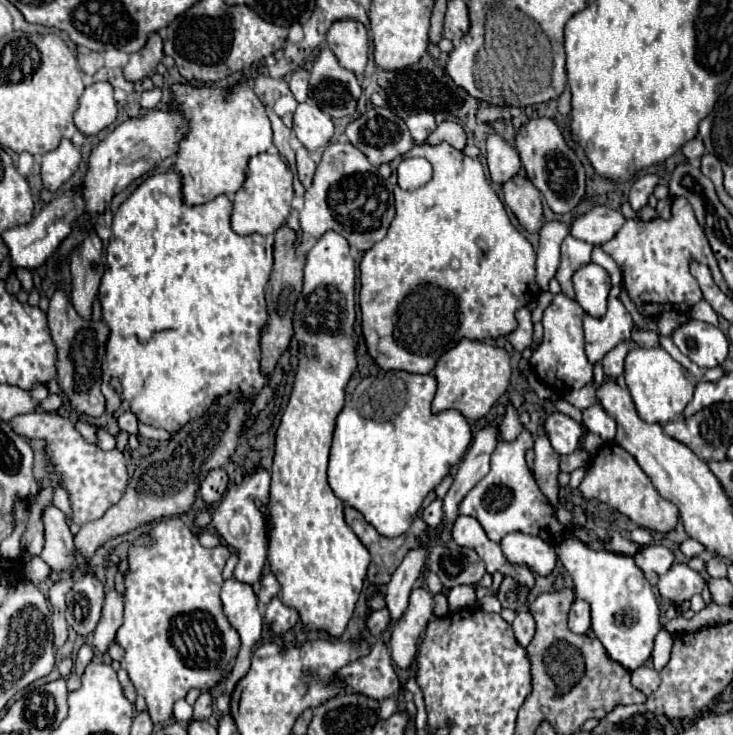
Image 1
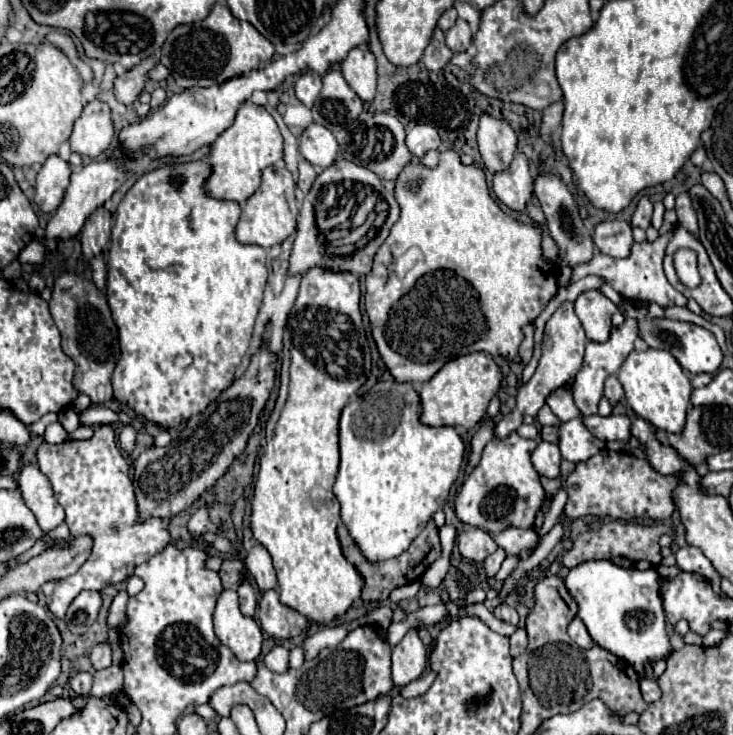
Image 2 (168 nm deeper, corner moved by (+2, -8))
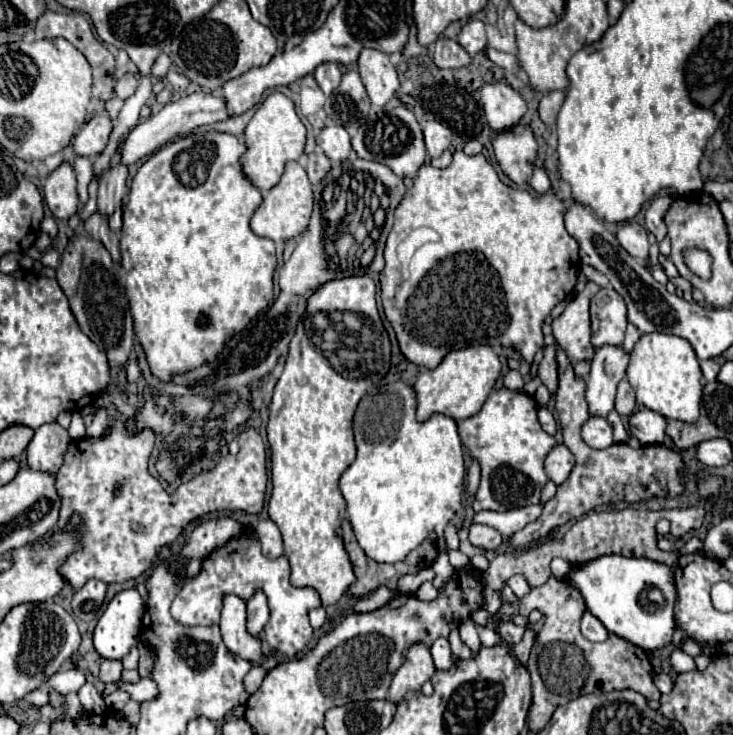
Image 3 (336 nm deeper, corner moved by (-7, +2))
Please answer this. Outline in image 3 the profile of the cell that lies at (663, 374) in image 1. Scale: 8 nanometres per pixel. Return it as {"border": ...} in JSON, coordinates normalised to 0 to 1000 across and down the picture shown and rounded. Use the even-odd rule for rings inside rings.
{"border":[[[909,453],[876,456],[859,480],[854,510],[868,532],[868,546],[879,554],[906,565],[909,570],[925,570],[936,576],[952,573],[958,543],[958,507],[950,480],[936,461]]]}

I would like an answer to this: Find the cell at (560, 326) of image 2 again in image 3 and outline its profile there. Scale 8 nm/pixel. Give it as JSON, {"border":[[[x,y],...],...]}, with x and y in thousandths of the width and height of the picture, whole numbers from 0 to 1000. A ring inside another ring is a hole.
{"border":[[[802,382],[791,399],[772,415],[769,426],[753,437],[753,456],[759,469],[772,478],[780,497],[797,488],[808,488],[810,469],[805,467],[805,429],[802,415],[808,401],[819,390],[810,382]]]}

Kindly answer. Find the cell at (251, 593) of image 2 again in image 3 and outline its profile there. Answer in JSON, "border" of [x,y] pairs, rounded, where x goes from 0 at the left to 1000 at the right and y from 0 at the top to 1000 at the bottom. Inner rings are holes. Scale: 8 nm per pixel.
{"border":[[[349,801],[347,810],[338,815],[338,859],[355,864],[363,845],[366,845],[366,815],[355,801]]]}

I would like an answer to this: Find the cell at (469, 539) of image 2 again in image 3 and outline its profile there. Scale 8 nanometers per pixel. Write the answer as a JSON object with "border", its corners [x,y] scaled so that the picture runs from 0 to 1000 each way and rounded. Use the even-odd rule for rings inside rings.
{"border":[[[644,714],[641,739],[658,750],[677,750],[685,741],[685,728],[666,714]]]}

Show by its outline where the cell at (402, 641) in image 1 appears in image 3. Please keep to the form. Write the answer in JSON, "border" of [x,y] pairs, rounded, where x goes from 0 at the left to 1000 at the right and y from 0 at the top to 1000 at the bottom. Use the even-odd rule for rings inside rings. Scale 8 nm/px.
{"border":[[[576,872],[562,875],[554,883],[554,894],[546,910],[538,916],[538,924],[529,940],[529,951],[543,956],[554,940],[573,937],[578,927],[587,927],[592,913],[595,910],[592,910],[592,897],[587,891],[587,880]]]}

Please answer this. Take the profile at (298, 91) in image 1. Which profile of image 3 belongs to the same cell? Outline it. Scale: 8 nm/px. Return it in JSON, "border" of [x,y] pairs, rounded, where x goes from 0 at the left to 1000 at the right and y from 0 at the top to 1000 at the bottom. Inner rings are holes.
{"border":[[[439,86],[437,91],[431,91],[431,113],[442,124],[442,129],[450,129],[461,118],[464,105],[467,97],[458,86]]]}

